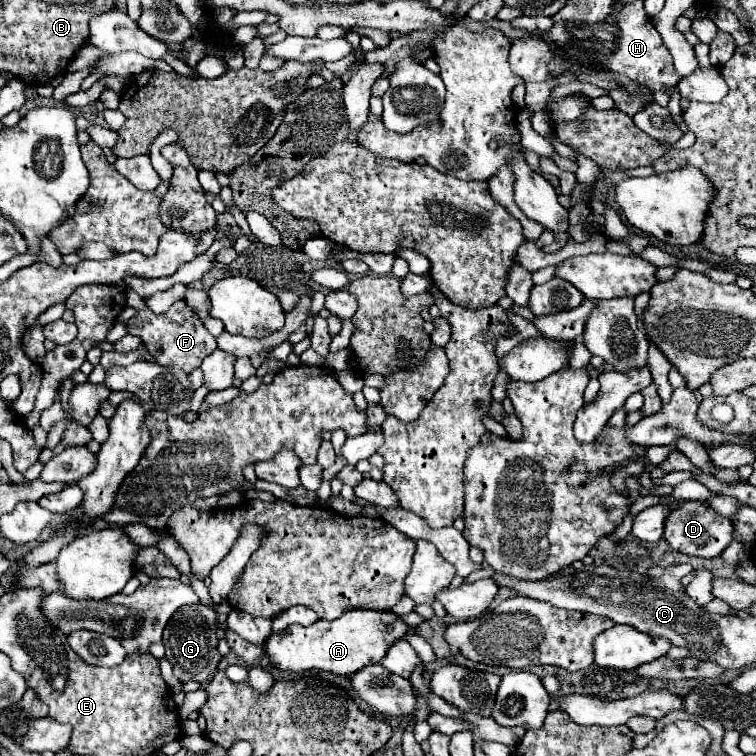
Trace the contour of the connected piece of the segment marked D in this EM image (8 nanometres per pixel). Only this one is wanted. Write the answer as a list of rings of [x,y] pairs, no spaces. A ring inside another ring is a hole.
[[[663,495],[661,503],[669,505],[669,515],[665,519],[665,539],[675,551],[711,559],[721,555],[723,549],[731,543],[733,523],[727,517],[717,515],[707,503],[693,499],[677,499],[673,495]]]

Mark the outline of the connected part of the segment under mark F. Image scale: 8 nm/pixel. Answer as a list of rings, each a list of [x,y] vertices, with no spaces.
[[[127,289],[127,305],[137,309],[137,313],[127,323],[127,333],[141,337],[153,359],[163,367],[177,367],[185,373],[191,373],[201,365],[201,361],[207,355],[211,355],[217,349],[215,339],[205,331],[205,327],[201,325],[201,321],[185,301],[177,301],[167,313],[155,315],[147,307],[143,297],[139,297],[133,289]]]

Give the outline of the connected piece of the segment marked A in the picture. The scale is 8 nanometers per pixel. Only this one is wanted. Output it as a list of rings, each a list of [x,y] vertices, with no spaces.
[[[349,611],[335,621],[319,619],[317,623],[303,627],[293,625],[285,633],[275,633],[265,643],[265,653],[273,667],[279,671],[305,673],[311,669],[327,671],[333,675],[351,675],[367,665],[375,665],[385,655],[385,649],[393,641],[403,639],[405,633],[413,633],[395,613],[391,611]]]

